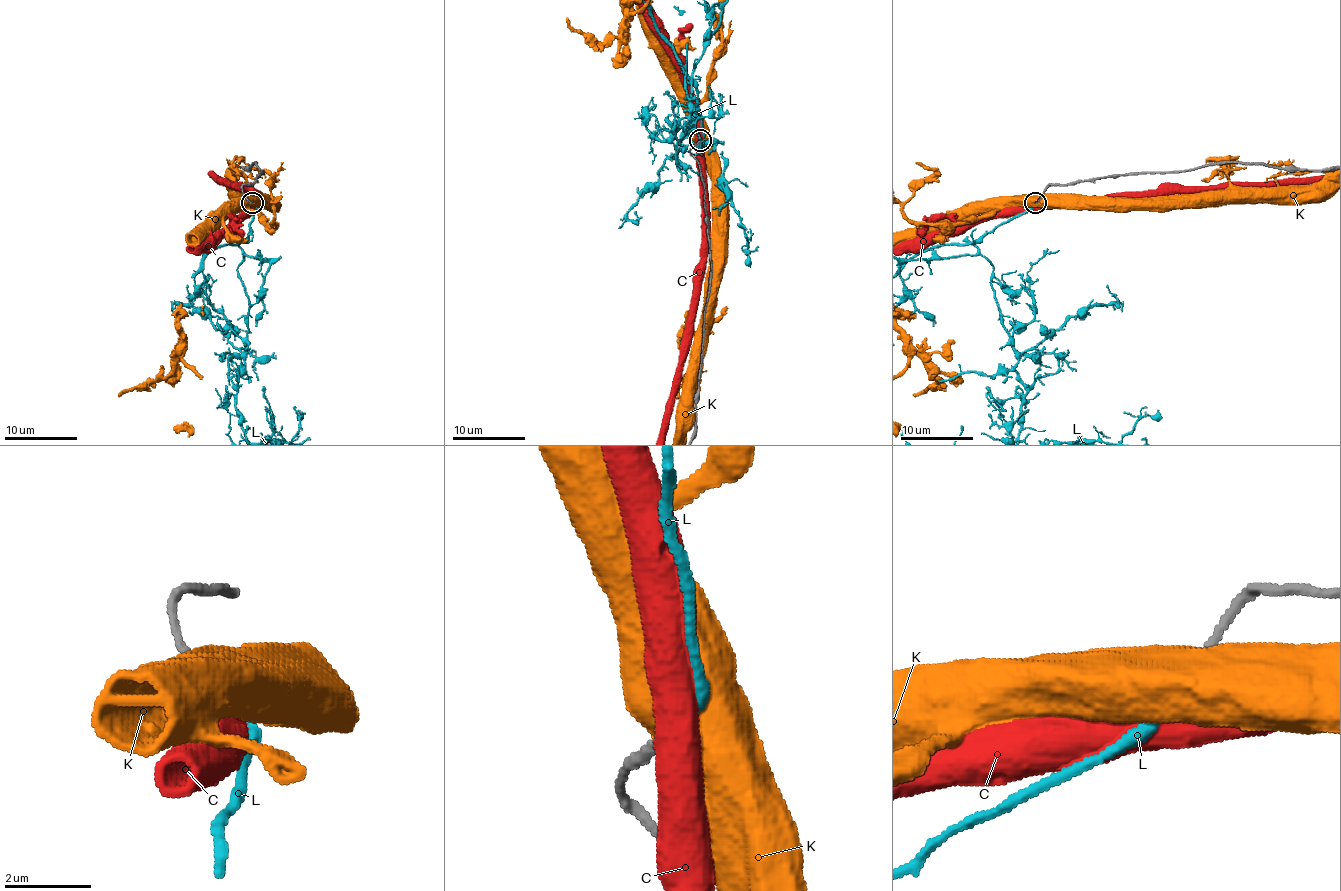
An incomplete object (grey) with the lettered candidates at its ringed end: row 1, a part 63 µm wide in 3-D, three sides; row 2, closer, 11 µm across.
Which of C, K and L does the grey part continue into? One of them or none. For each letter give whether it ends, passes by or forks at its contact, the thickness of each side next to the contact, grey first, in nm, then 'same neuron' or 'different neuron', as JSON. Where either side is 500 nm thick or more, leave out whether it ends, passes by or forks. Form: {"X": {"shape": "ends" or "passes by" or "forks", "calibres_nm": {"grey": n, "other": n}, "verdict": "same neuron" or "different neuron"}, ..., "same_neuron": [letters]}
{"C": {"calibres_nm": {"grey": 240, "other": 750}, "verdict": "different neuron"}, "K": {"calibres_nm": {"grey": 280, "other": 800}, "verdict": "different neuron"}, "L": {"shape": "ends", "calibres_nm": {"grey": 200, "other": 190}, "verdict": "same neuron"}, "same_neuron": ["L"]}

